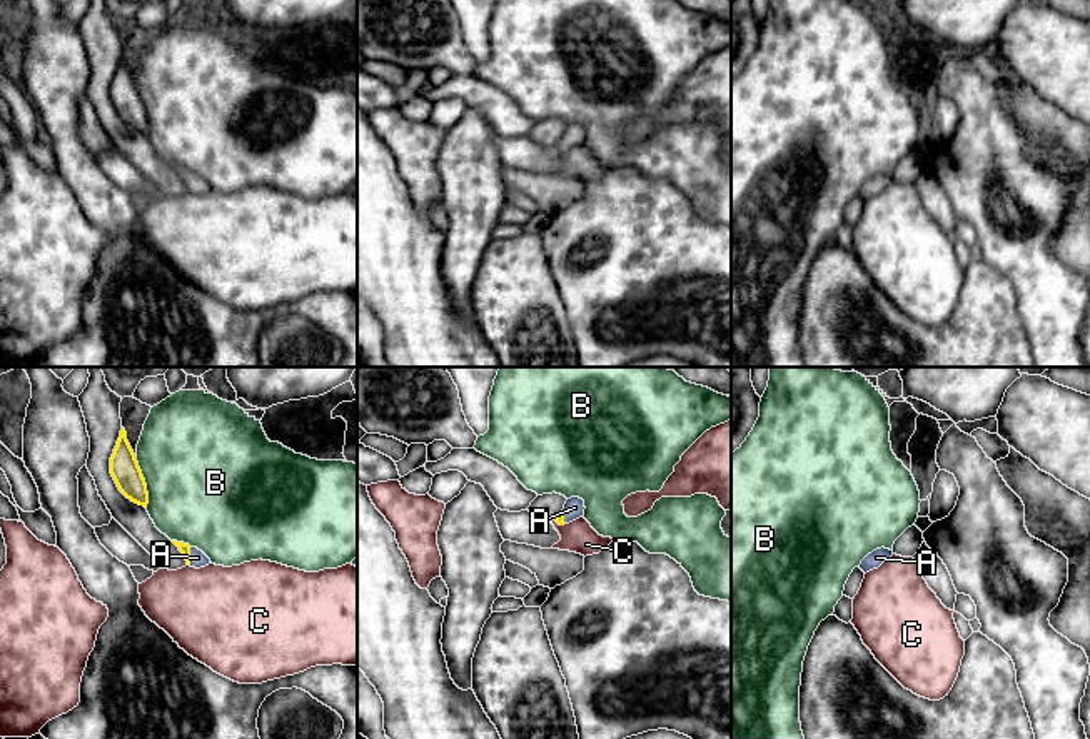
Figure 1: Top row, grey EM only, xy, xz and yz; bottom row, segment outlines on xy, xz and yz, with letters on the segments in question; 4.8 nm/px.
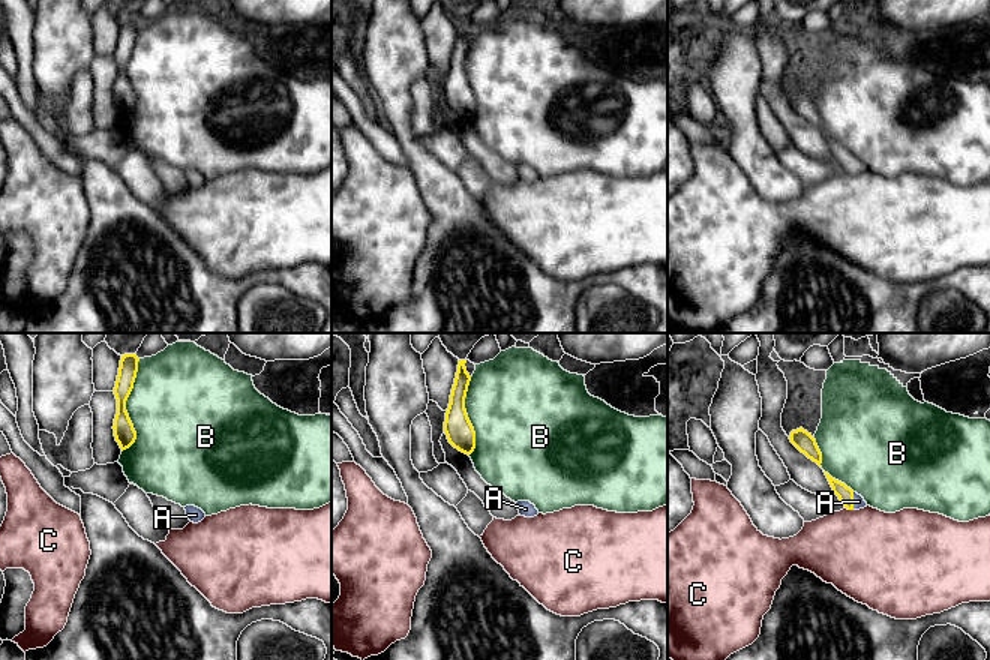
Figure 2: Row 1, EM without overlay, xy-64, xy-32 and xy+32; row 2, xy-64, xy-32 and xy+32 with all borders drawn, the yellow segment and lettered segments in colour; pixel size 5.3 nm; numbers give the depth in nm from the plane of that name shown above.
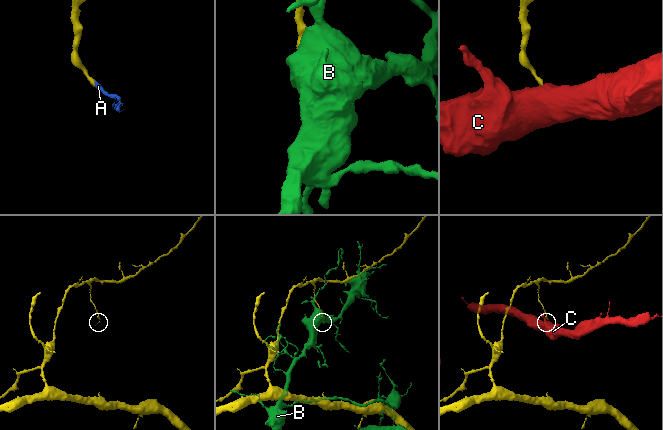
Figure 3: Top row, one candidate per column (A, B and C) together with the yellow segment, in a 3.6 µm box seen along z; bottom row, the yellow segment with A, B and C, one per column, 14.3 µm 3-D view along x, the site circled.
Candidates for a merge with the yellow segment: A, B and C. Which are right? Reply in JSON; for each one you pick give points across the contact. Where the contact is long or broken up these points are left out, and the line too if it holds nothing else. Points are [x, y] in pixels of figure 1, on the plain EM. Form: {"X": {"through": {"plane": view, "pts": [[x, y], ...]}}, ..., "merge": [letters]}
{"merge": ["A"]}

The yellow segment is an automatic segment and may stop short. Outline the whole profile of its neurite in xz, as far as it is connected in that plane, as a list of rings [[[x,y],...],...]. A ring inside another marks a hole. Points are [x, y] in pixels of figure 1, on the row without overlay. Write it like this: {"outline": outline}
{"outline": [[[571,123],[566,127],[564,135],[561,137],[561,140],[556,143],[556,148],[559,152],[569,150],[579,143],[584,142],[584,127],[579,123]]]}

